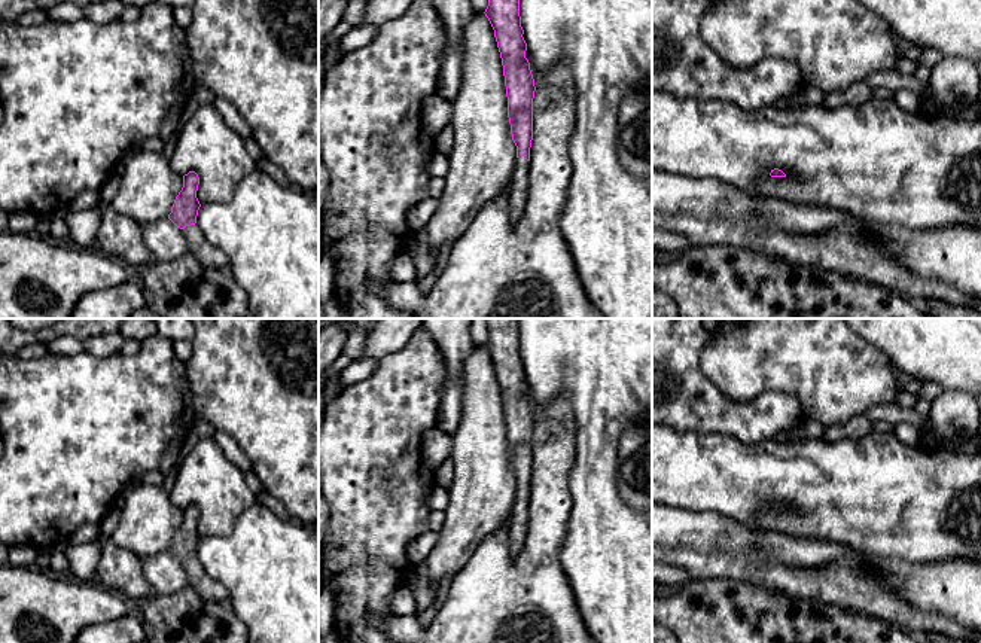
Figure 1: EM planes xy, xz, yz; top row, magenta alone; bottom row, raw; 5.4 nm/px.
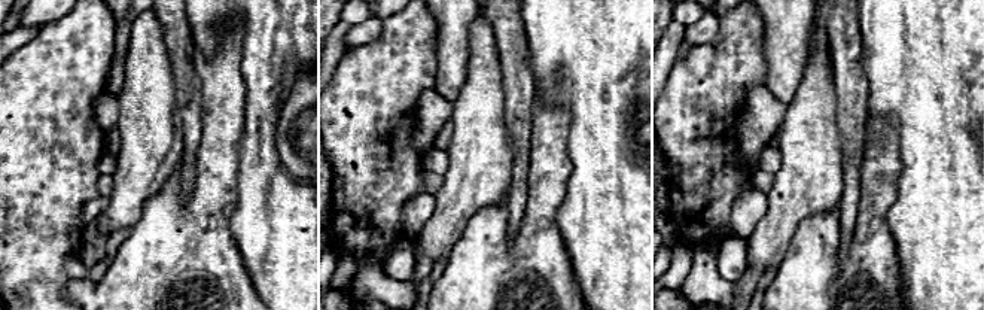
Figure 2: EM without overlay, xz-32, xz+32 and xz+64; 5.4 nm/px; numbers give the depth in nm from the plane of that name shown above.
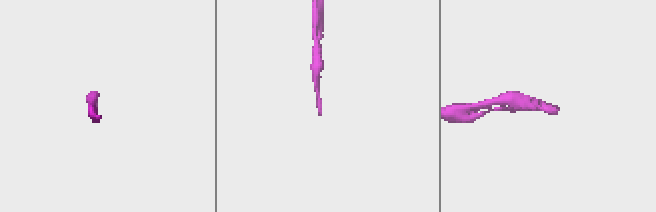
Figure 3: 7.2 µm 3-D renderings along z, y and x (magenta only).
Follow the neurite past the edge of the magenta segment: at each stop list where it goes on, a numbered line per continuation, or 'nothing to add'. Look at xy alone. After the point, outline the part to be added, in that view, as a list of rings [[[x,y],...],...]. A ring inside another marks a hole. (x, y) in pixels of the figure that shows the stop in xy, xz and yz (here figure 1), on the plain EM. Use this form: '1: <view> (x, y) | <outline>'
1: xy (207, 588) | [[[196,557],[186,560],[182,566],[188,575],[188,585],[191,585],[202,600],[217,603],[228,600],[228,589],[205,573]]]

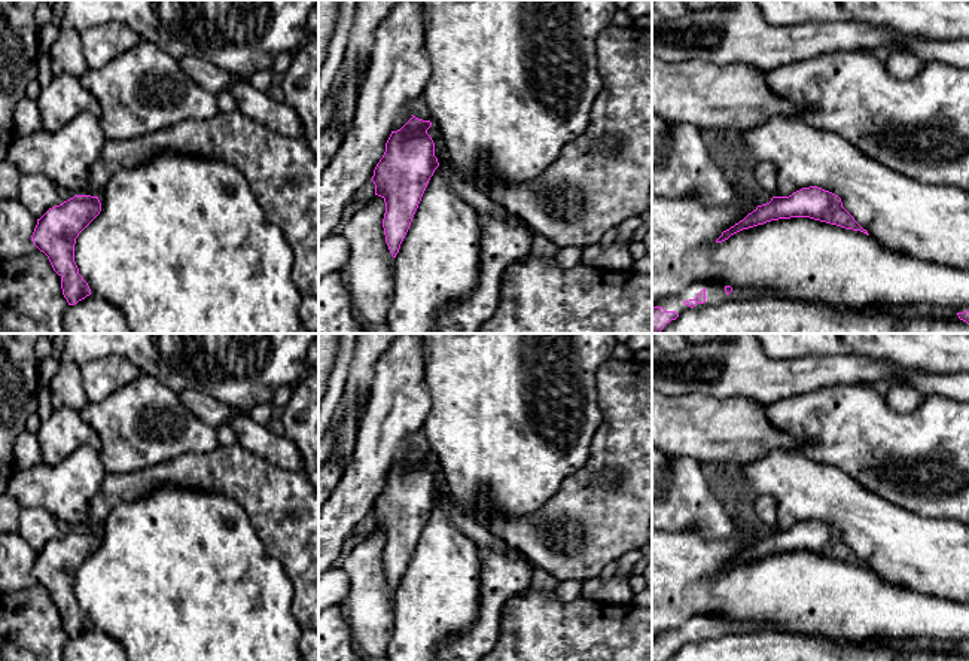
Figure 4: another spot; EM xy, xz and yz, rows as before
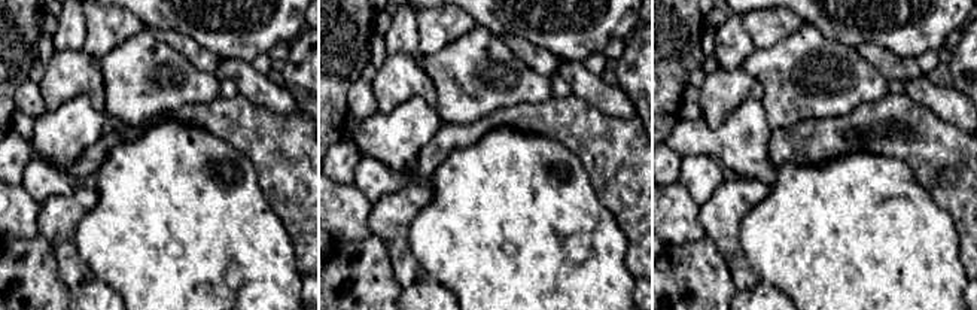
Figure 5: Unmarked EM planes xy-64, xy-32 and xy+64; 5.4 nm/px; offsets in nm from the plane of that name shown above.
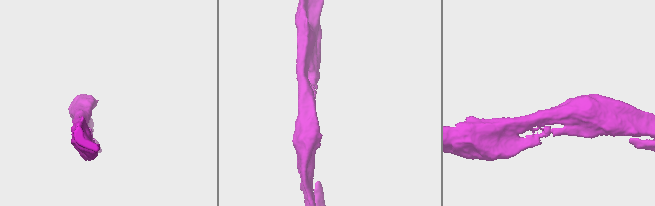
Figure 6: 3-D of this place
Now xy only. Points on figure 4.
nothing to add

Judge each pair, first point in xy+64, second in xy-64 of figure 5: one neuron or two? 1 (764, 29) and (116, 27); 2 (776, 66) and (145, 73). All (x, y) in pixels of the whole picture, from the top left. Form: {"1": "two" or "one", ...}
{"1": "one", "2": "one"}

